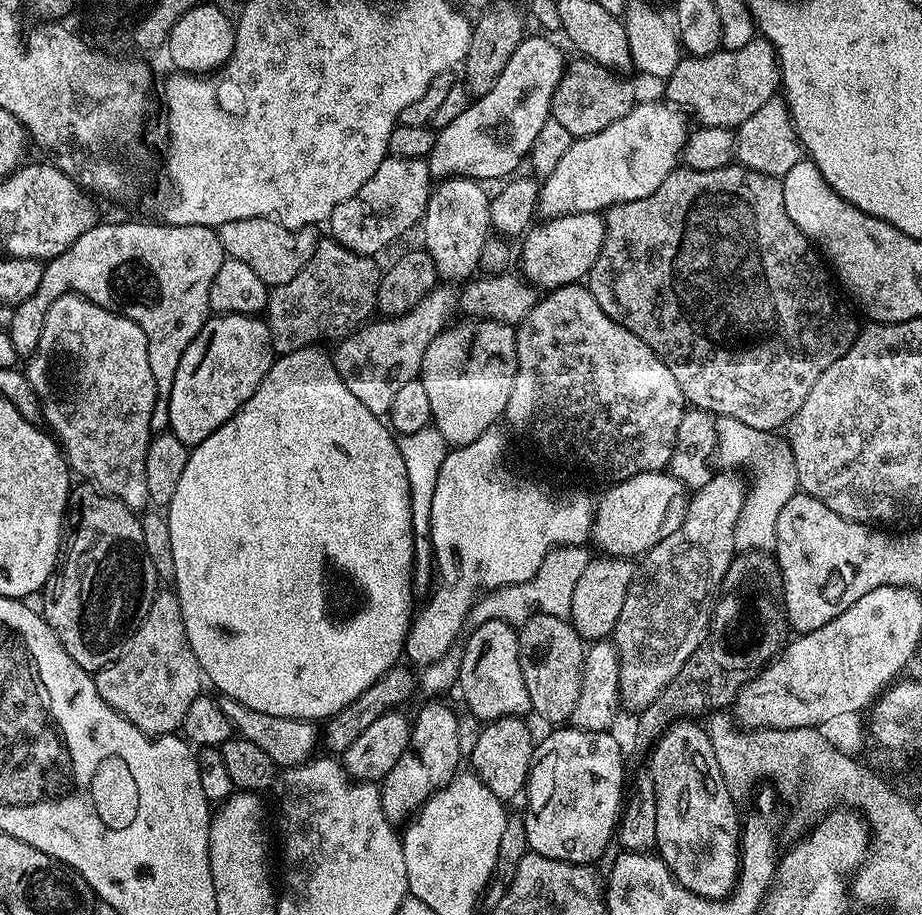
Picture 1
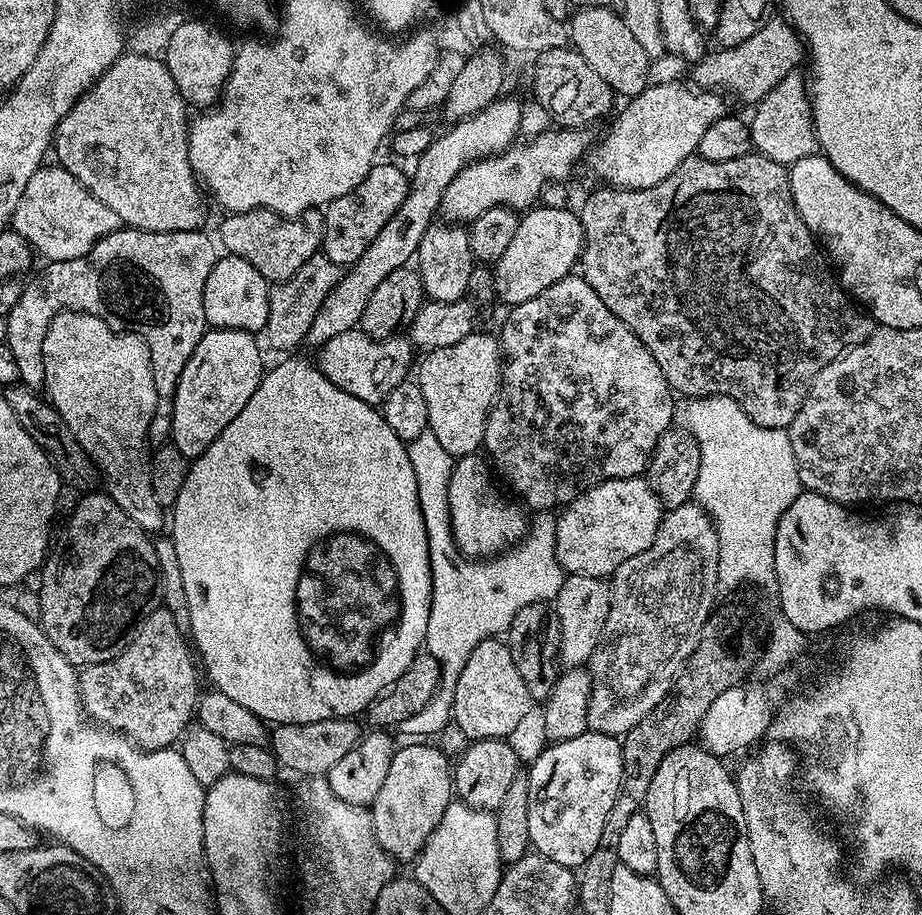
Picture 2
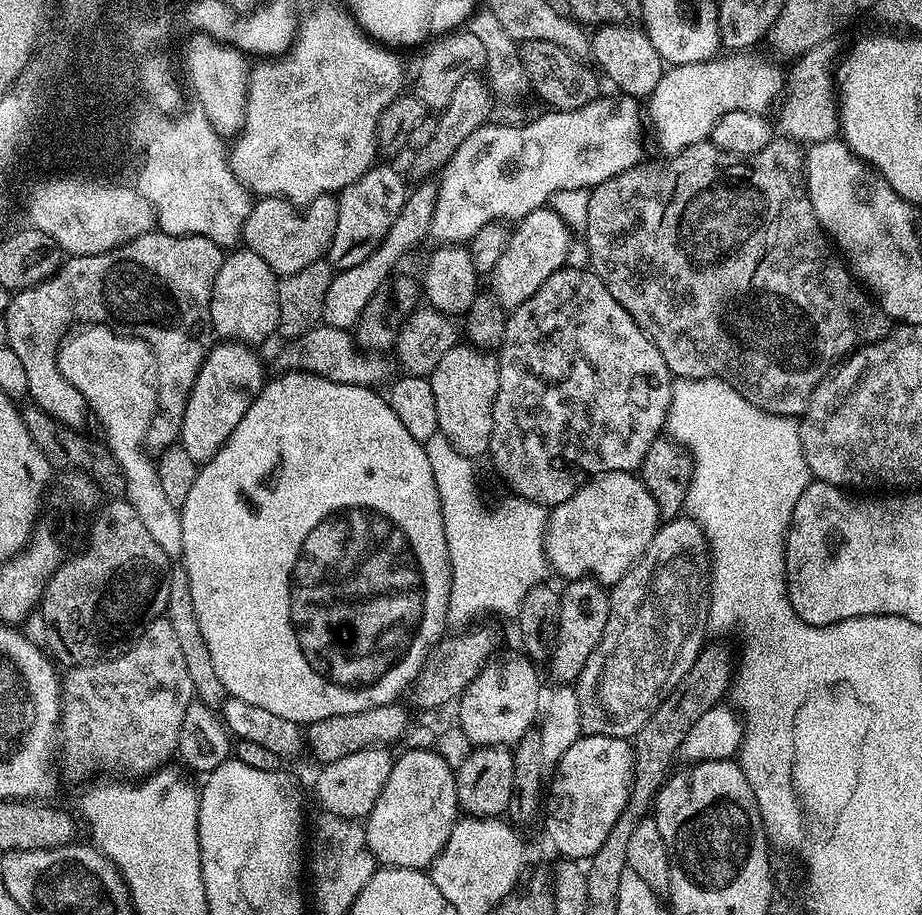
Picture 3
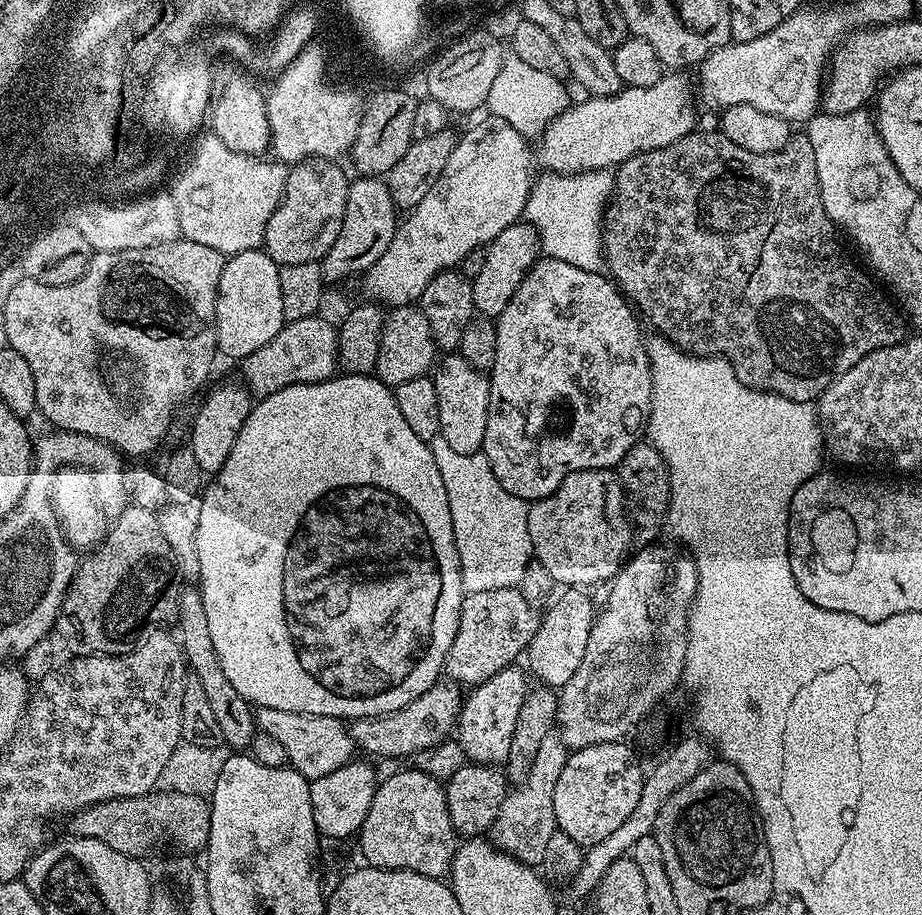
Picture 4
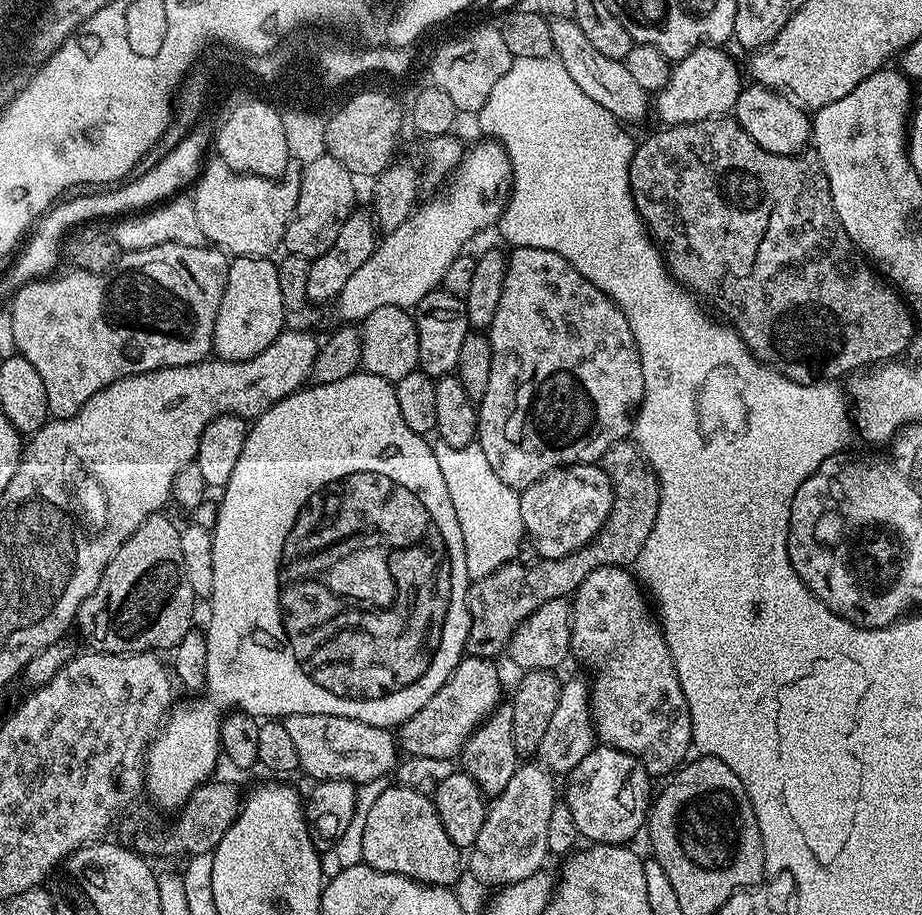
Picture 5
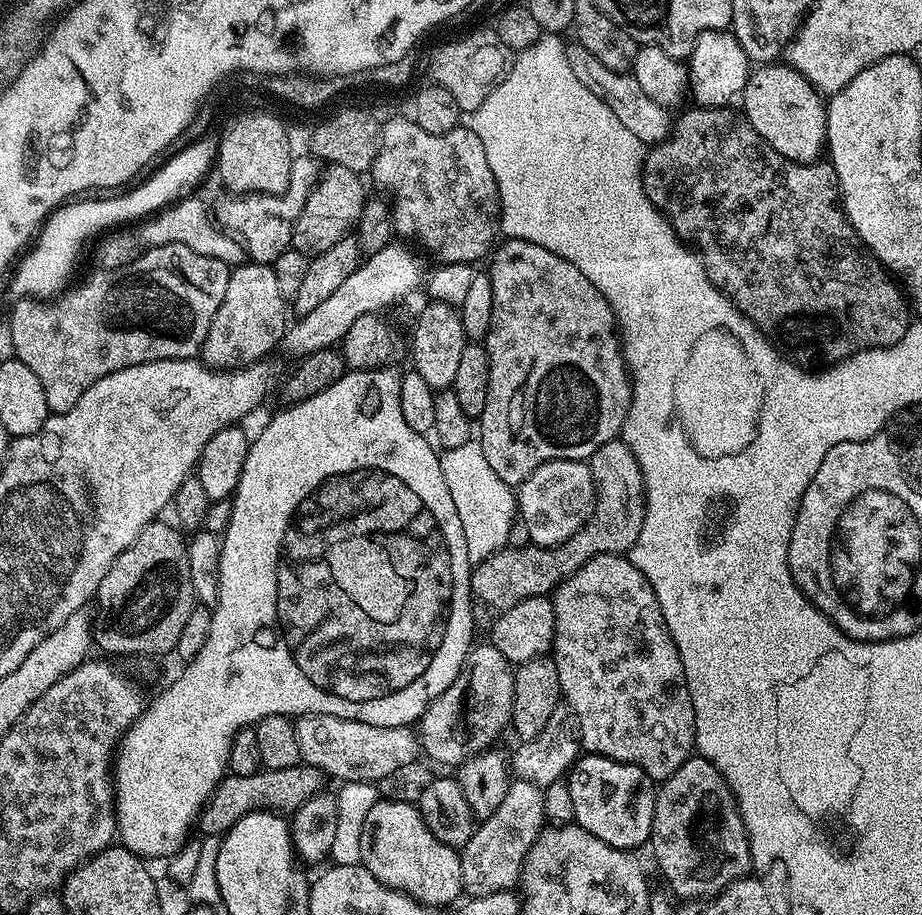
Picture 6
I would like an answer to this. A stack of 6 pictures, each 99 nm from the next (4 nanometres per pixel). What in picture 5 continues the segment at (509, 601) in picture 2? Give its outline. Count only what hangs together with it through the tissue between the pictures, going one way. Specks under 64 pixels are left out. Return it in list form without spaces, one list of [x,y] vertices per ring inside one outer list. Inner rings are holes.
[[[479,442],[461,448],[437,443],[434,451],[438,470],[442,470],[442,478],[446,478],[446,490],[450,490],[450,502],[454,502],[454,514],[458,514],[458,526],[462,526],[468,579],[481,580],[519,557],[516,555],[520,552],[520,543],[526,540],[520,492],[506,486],[506,482],[494,474],[494,466],[490,466],[486,454],[482,454]]]

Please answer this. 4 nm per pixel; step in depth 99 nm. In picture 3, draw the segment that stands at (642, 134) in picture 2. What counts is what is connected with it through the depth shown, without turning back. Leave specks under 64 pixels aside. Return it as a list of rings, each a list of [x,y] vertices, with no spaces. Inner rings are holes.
[[[740,50],[693,64],[673,64],[665,70],[646,104],[665,153],[681,152],[686,146],[709,139],[714,122],[730,110],[764,114],[775,100],[777,103],[781,99],[786,88],[785,69],[783,72],[774,61],[752,55],[756,54]]]

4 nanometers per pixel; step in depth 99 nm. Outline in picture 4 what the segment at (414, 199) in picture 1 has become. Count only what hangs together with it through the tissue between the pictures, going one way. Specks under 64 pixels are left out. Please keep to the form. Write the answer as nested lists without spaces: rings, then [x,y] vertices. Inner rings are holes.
[[[360,176],[353,179],[348,186],[346,198],[346,215],[342,217],[342,230],[338,230],[338,238],[334,238],[334,246],[324,259],[319,261],[325,281],[329,285],[339,280],[348,280],[351,276],[359,277],[367,272],[378,258],[386,251],[386,246],[394,238],[398,227],[398,209],[394,198],[390,198],[390,190],[383,179],[374,176]]]

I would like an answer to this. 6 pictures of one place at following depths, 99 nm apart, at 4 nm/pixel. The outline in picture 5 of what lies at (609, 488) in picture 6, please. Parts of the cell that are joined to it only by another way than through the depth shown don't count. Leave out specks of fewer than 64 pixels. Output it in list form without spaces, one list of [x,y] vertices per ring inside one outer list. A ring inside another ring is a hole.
[[[628,438],[606,450],[602,457],[602,467],[610,478],[614,502],[603,530],[585,548],[579,548],[566,558],[540,558],[535,561],[537,564],[503,564],[498,570],[494,570],[494,574],[486,574],[486,578],[471,581],[468,590],[470,626],[467,655],[496,658],[499,652],[501,655],[507,649],[516,627],[527,616],[534,614],[534,610],[538,610],[542,602],[571,597],[596,568],[607,564],[616,568],[635,565],[638,554],[642,554],[642,546],[646,546],[646,538],[650,538],[650,530],[654,530],[654,522],[658,518],[660,484],[648,463],[644,461],[640,449]]]

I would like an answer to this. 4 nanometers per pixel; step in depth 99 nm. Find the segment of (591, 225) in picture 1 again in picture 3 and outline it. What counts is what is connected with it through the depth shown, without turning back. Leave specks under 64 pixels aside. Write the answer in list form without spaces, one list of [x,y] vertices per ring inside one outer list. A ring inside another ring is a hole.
[[[545,206],[526,214],[526,218],[515,221],[513,228],[516,229],[505,239],[501,257],[490,275],[492,297],[506,310],[522,306],[522,302],[526,302],[526,298],[530,298],[550,274],[569,263],[570,230],[552,207]]]

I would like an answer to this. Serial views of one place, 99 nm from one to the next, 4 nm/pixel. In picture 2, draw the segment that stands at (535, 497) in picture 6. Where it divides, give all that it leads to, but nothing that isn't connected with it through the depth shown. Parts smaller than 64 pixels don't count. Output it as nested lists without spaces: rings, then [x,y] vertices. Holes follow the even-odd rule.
[[[631,476],[603,480],[583,492],[577,500],[563,505],[556,521],[556,557],[565,573],[573,576],[611,577],[626,558],[634,558],[634,554],[642,554],[642,550],[652,545],[664,513],[665,509],[647,479]]]

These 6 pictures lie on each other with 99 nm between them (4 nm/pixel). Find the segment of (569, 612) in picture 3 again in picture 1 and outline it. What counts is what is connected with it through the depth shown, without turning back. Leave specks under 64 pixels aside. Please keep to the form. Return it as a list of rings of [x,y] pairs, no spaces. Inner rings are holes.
[[[603,554],[597,557],[597,560],[596,557],[589,559],[586,570],[582,570],[578,582],[574,582],[574,598],[570,598],[570,623],[585,642],[611,637],[618,614],[622,614],[622,602],[626,602],[626,594],[638,576],[637,565],[635,568],[631,559]]]

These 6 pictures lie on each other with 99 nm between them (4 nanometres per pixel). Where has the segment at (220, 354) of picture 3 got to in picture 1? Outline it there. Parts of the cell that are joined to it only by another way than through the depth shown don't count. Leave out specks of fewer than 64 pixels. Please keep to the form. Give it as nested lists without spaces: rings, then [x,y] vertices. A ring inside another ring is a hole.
[[[216,314],[204,321],[202,330],[186,346],[186,354],[182,354],[182,362],[178,362],[178,374],[174,374],[174,386],[168,399],[168,427],[178,438],[178,442],[195,446],[206,442],[214,430],[218,430],[246,403],[250,394],[258,390],[262,378],[270,370],[274,359],[272,335],[268,329],[267,319],[259,315],[230,316]]]

